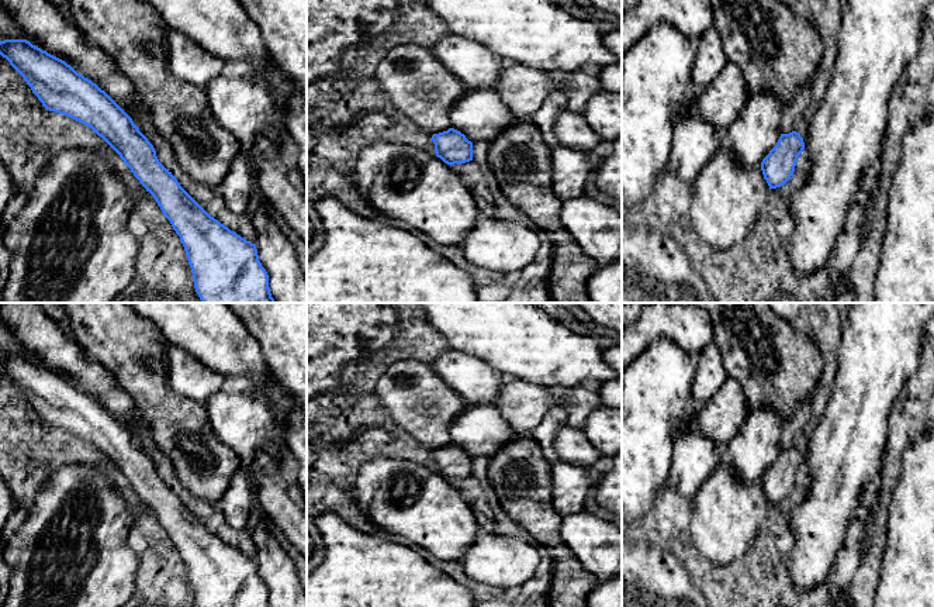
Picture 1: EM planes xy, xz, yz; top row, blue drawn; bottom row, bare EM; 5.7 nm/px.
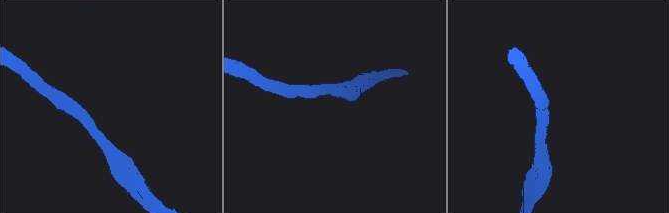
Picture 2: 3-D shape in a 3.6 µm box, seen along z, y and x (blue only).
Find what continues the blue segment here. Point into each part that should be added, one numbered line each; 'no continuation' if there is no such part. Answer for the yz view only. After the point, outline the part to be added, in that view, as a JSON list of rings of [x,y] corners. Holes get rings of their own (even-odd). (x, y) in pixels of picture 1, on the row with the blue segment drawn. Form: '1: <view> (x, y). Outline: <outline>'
1: yz (756, 131). Outline: [[[748,94],[738,117],[719,134],[719,145],[727,148],[741,168],[761,166],[781,137],[782,111],[774,94]]]

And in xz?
1: xz (480, 114). Outline: [[[494,87],[467,90],[450,108],[449,117],[452,128],[471,142],[492,142],[516,121]]]

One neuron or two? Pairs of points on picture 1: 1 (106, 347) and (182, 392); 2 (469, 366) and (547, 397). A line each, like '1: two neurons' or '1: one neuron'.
1: one neuron
2: two neurons

